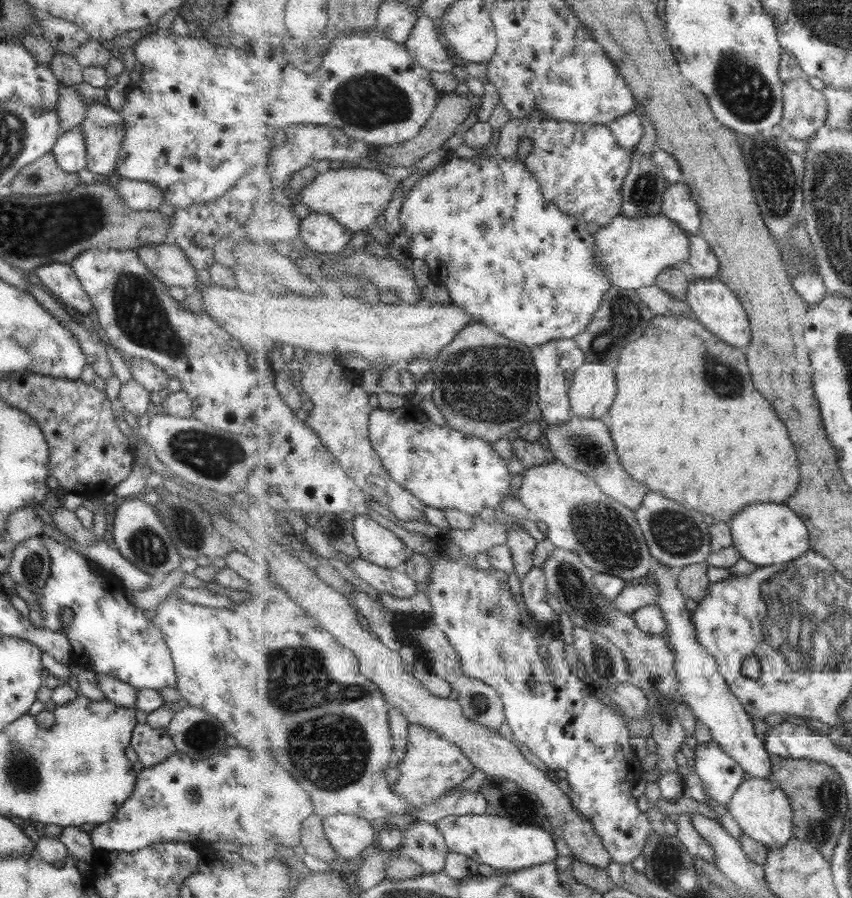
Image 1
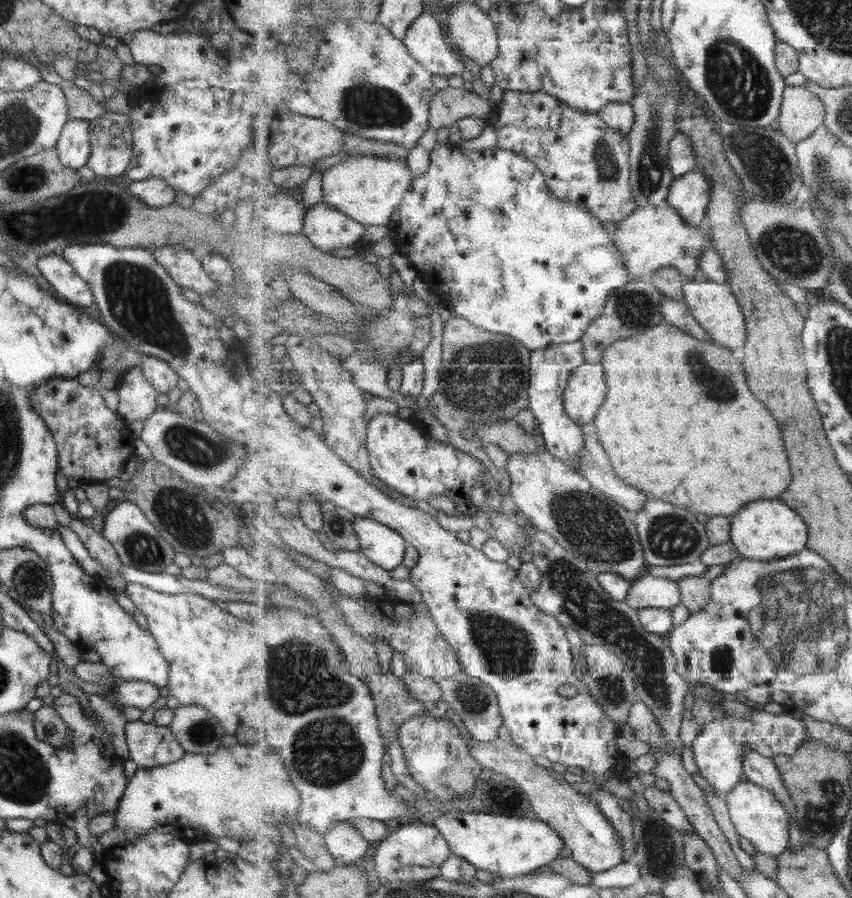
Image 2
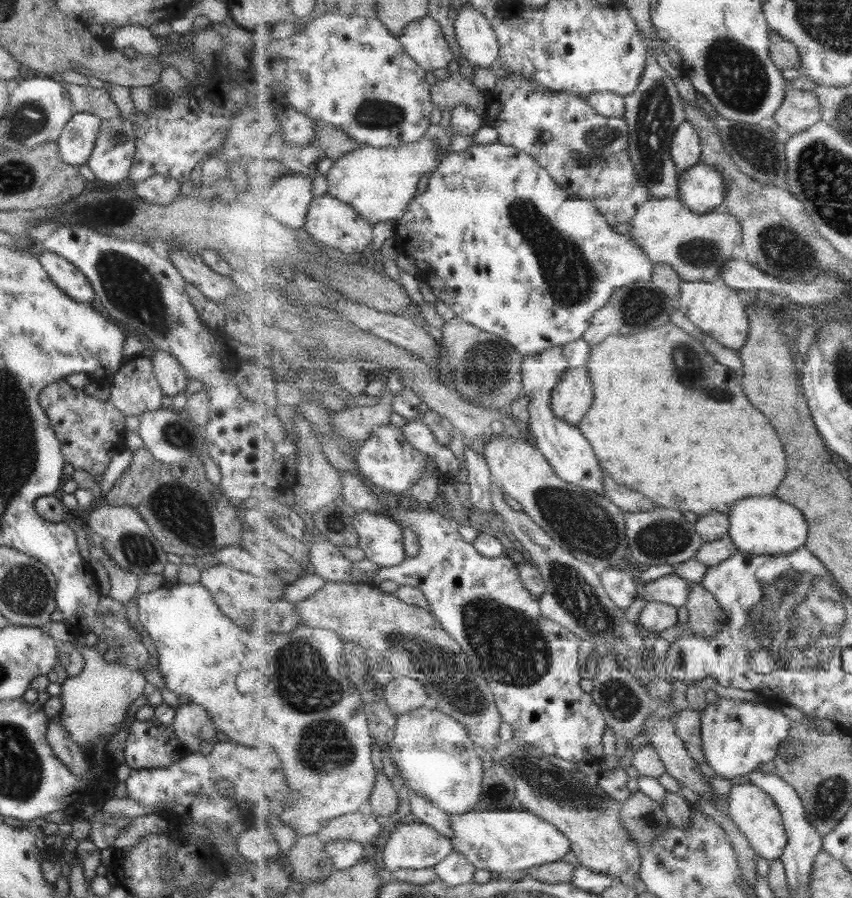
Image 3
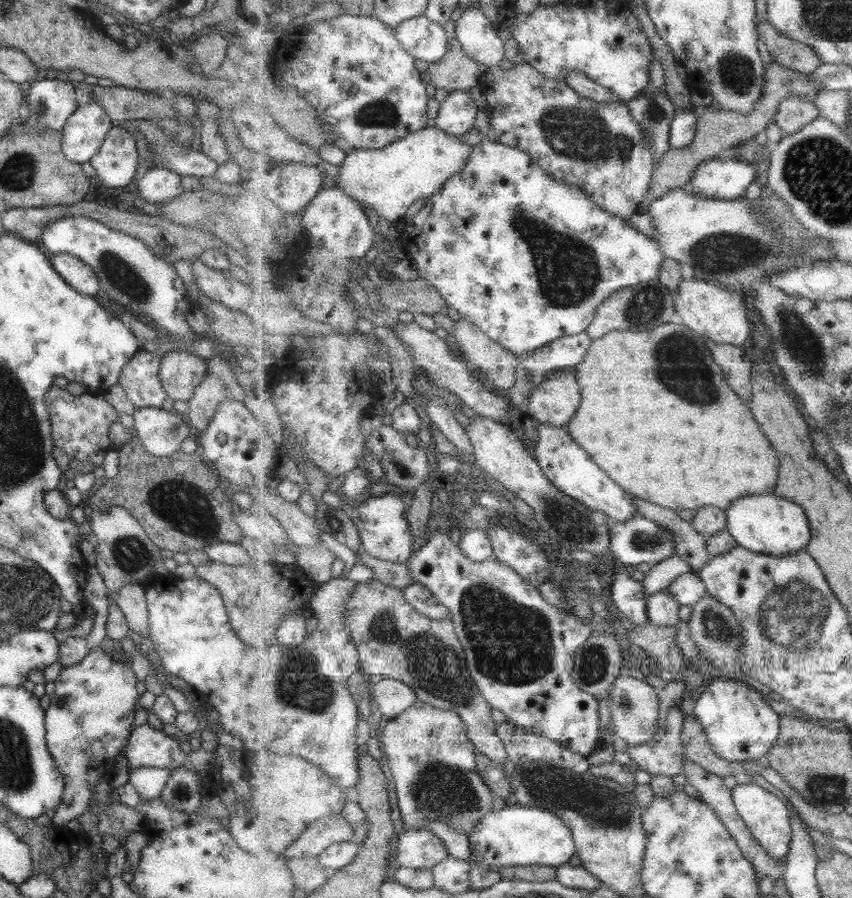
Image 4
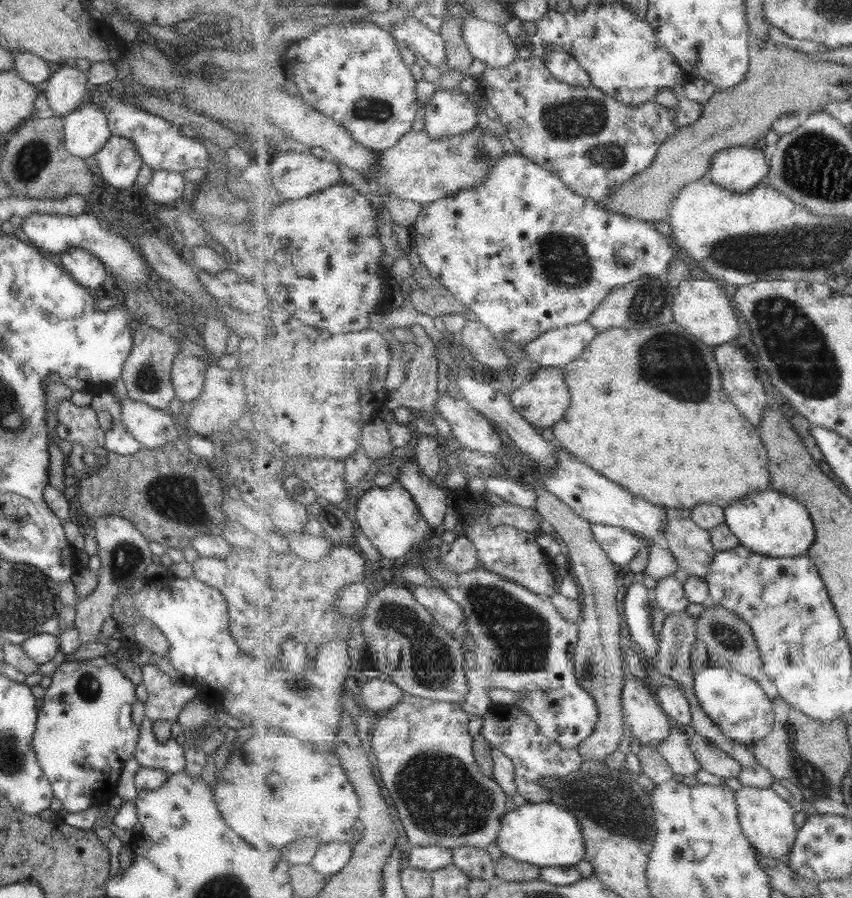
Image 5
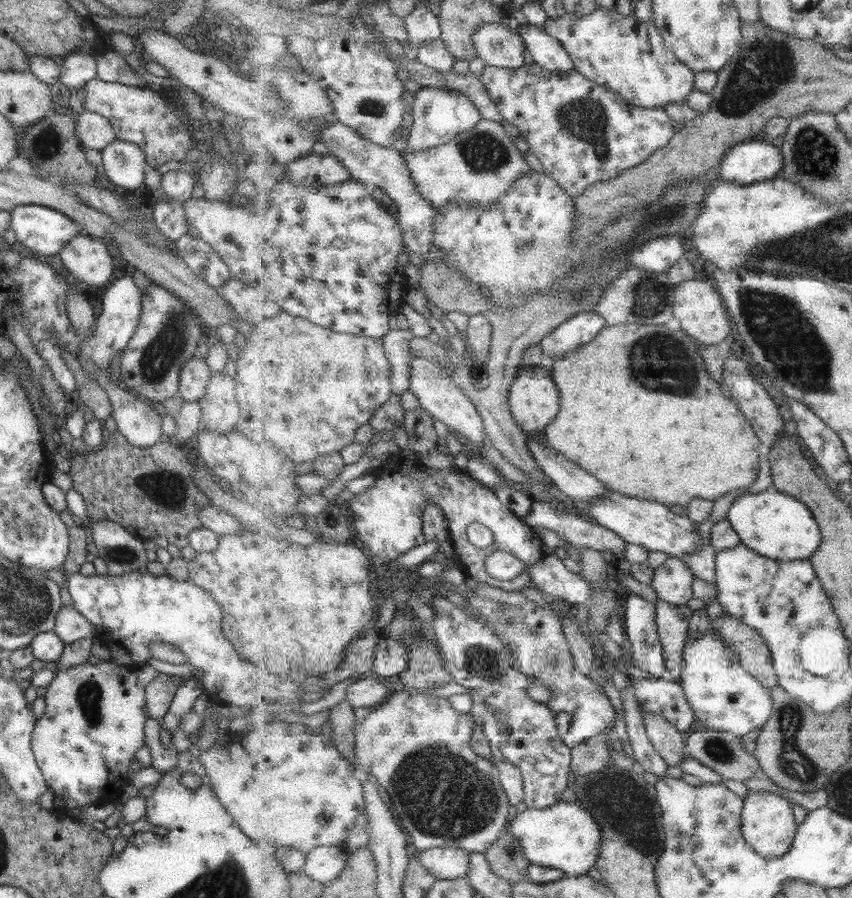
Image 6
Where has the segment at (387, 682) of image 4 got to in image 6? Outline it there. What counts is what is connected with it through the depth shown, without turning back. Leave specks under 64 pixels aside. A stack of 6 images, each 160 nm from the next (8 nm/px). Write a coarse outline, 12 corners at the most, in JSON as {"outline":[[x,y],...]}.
{"outline":[[371,676],[359,678],[346,689],[353,706],[372,709],[387,700],[387,688]]}

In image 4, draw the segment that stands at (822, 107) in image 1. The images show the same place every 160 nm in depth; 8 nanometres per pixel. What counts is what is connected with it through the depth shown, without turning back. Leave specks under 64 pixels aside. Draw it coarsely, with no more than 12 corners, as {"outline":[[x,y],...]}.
{"outline":[[815,100],[783,101],[776,124],[795,134],[820,117]]}

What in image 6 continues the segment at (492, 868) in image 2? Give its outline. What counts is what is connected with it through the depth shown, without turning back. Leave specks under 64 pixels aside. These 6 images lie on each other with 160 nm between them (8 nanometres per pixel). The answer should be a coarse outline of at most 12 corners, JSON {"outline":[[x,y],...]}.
{"outline":[[581,804],[527,807],[508,830],[533,864],[587,875],[603,831]]}

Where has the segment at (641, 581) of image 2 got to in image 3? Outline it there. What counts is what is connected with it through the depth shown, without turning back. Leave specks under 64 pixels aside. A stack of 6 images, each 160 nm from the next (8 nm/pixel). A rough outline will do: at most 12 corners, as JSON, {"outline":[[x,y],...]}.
{"outline":[[678,575],[640,585],[647,602],[686,606],[690,584]]}

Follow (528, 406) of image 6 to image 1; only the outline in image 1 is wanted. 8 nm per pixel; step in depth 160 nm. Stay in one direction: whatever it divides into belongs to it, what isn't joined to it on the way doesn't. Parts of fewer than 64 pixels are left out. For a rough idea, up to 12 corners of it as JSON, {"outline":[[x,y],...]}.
{"outline":[[586,362],[570,389],[572,412],[603,418],[618,394],[614,367]]}

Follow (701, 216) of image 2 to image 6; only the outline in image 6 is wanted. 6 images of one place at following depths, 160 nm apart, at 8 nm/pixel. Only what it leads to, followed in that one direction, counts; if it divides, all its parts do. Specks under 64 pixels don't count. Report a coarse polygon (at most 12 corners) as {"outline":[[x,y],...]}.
{"outline":[[761,136],[733,146],[717,170],[725,181],[773,180],[779,144]]}

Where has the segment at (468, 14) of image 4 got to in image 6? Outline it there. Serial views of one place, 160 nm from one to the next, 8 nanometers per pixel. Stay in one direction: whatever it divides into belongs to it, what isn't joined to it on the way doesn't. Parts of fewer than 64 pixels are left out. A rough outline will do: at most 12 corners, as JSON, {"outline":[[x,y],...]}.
{"outline":[[486,23],[474,35],[487,65],[518,69],[526,45],[500,23]]}

